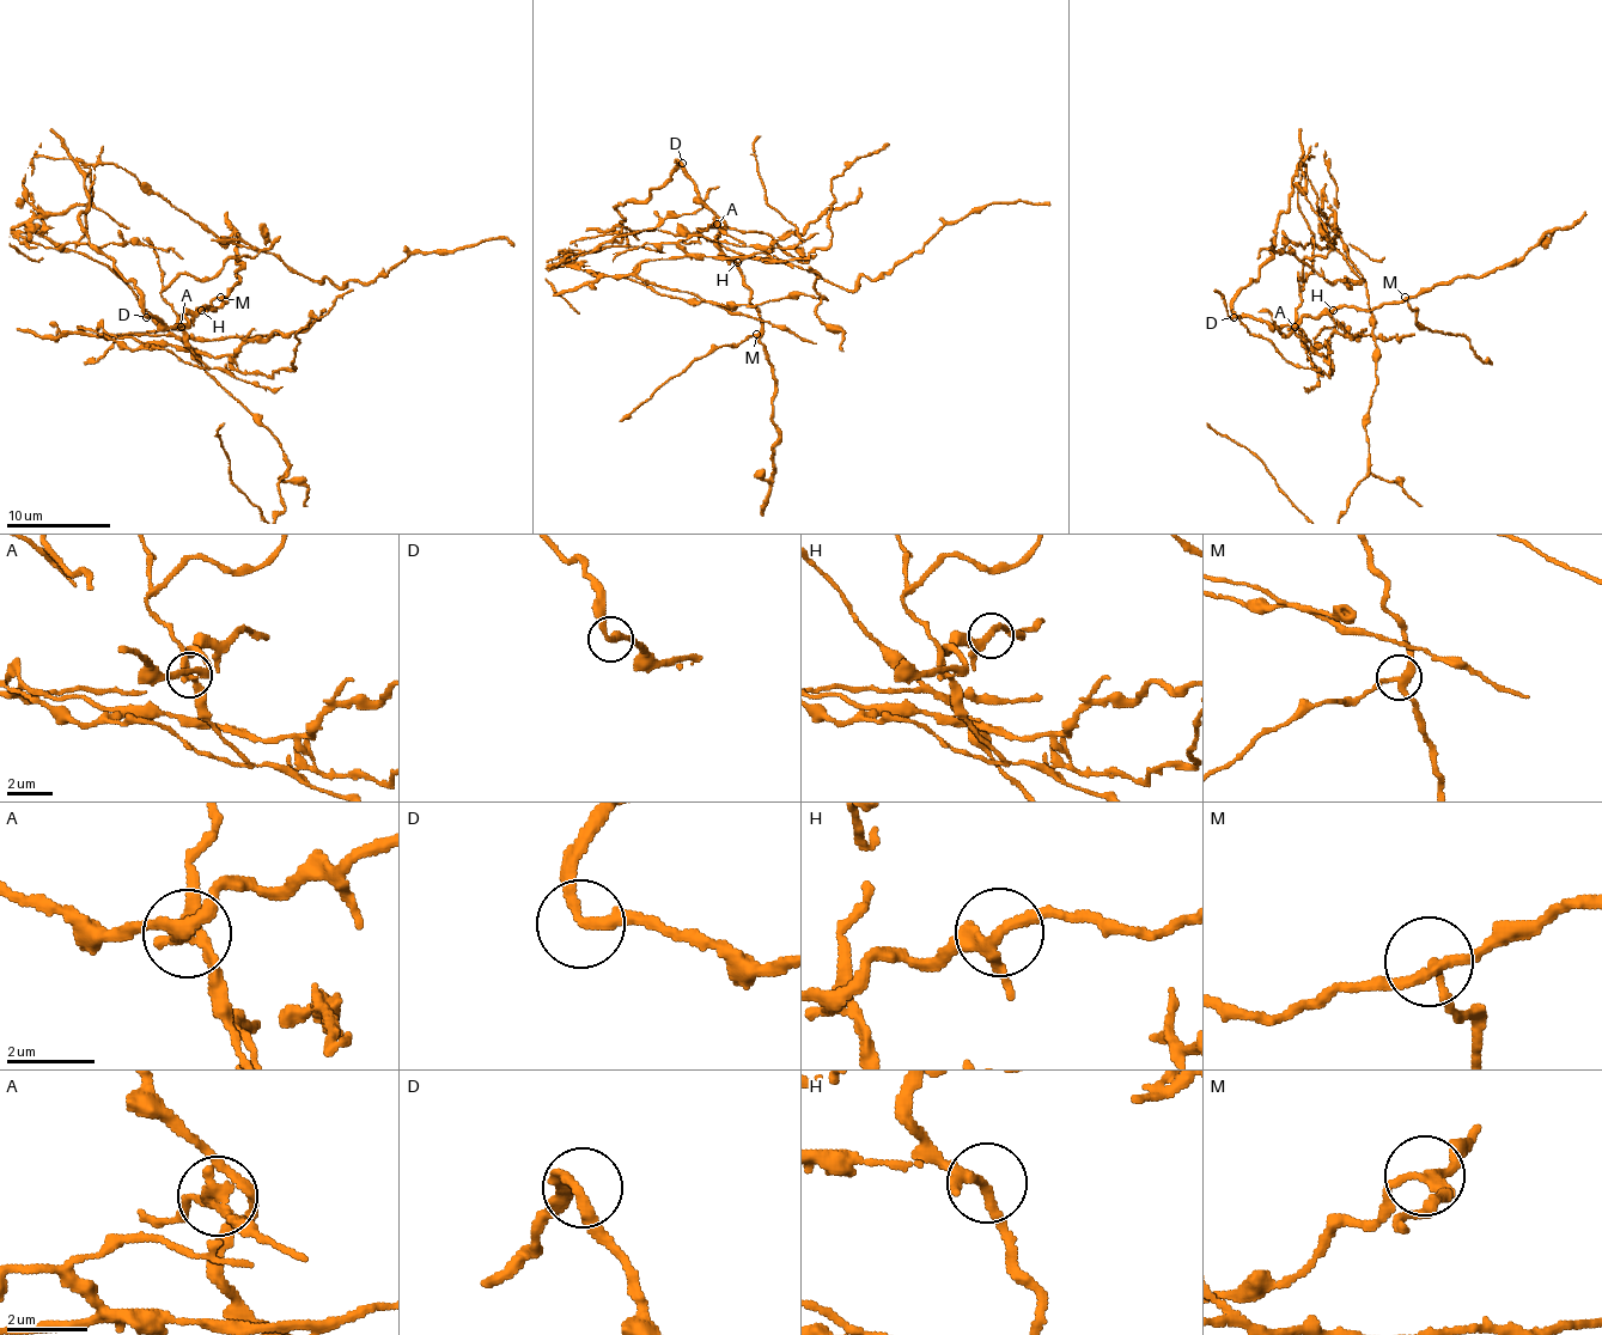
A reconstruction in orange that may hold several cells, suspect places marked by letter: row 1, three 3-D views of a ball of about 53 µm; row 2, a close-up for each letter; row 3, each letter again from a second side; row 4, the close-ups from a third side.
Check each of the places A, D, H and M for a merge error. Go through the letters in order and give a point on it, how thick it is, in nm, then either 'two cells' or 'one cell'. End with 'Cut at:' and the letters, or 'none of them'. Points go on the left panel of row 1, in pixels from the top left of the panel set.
A: (181, 327) | 260 nm | two cells
D: (146, 317) | 240 nm | one cell
H: (201, 310) | 200 nm | one cell
M: (220, 297) | 240 nm | two cells
Cut at: A, M

